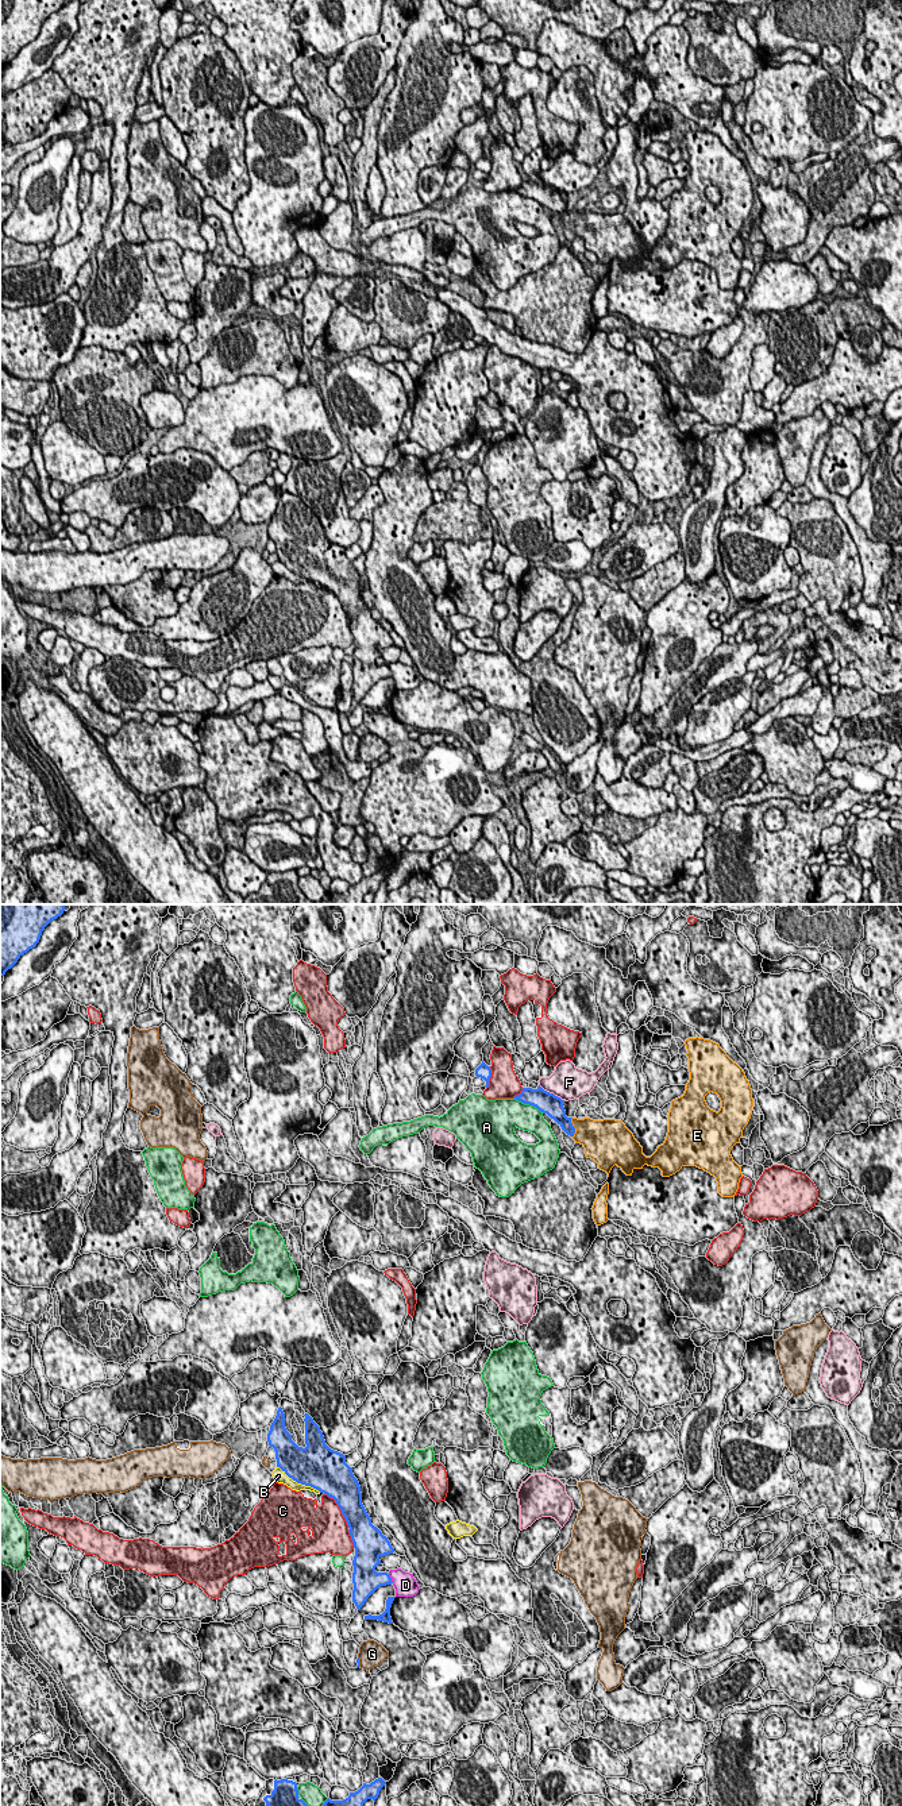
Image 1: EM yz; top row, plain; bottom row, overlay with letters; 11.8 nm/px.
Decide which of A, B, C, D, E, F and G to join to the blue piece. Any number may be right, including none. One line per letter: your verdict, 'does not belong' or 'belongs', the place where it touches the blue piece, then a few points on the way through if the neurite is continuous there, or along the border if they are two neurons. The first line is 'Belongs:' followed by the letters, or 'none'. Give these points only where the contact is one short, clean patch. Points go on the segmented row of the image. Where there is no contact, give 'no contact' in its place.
Belongs: E
A: does not belong; meets blue in yz at (528, 1103)
B: does not belong; meets blue in yz at (299, 1482)
C: does not belong; meets blue in yz at (340, 1509)
D: does not belong; meets blue in yz at (390, 1578)
E: belongs; meets blue in yz at (574, 1127); runs through yz (558, 1114), (574, 1127), (593, 1134)
F: does not belong; meets blue in yz at (551, 1093)
G: does not belong; meets blue in yz at (358, 1662)

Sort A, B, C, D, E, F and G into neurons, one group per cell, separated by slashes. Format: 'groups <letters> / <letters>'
groups A / B / C / D / E / F / G

